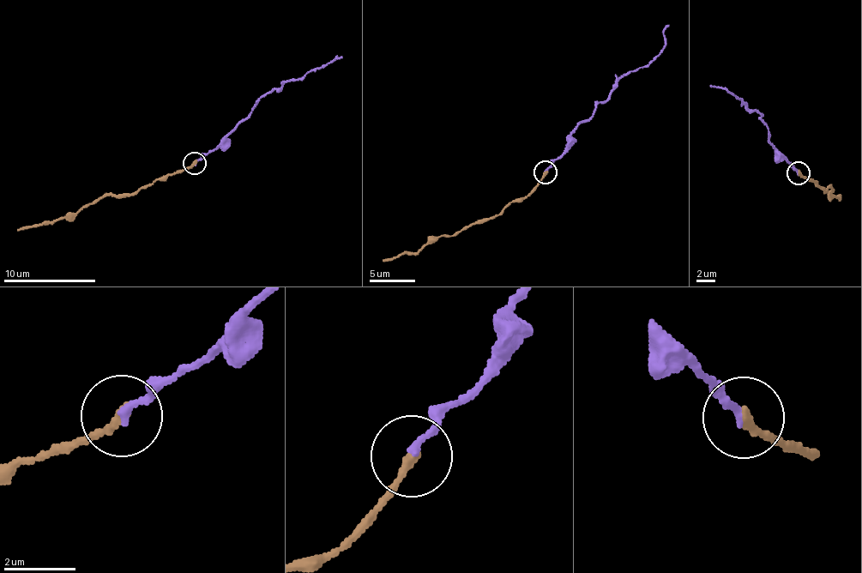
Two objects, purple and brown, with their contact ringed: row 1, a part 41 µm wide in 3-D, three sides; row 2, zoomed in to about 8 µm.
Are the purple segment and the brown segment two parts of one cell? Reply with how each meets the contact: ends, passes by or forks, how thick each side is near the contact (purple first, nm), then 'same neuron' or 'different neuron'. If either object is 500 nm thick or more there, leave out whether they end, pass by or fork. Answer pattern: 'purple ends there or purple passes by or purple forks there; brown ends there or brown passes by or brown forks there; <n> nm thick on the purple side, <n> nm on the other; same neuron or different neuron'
purple ends there; brown ends there; 200 nm thick on the purple side, 280 nm on the other; different neuron

